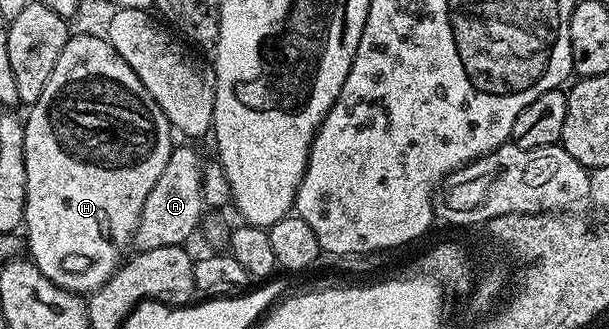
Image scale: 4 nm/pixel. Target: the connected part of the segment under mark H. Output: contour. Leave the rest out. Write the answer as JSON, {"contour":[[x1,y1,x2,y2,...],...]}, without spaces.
{"contour":[[79,33,76,37,75,34,68,36,65,51,61,51,61,55,57,59,57,67,53,67,53,75,49,75,49,83,45,83,45,91,41,91,41,95,35,100,35,104,30,106,28,113,31,114,28,117,26,115,23,121,25,205,22,228,27,229,26,252,29,254,30,260,34,261,41,271,41,275,45,275,45,279,57,283,57,287,68,289,70,293,90,295,96,289,106,285,108,279,115,274,115,270,124,260,125,254,128,252,128,250,126,251,127,245,129,249,132,244,135,228,141,215,141,207,145,207,145,199,149,199,149,191,153,191,157,179,161,179,161,171,165,171,165,163,169,163,171,158,173,148,171,124,167,121,165,111,161,111,161,107,157,107,153,95,149,95,149,91,145,91,145,83,141,83,141,79,137,79,133,67,129,67,129,63,125,63,125,59,121,59,121,55,117,55,117,51,111,46,106,36,94,37,91,33]]}

